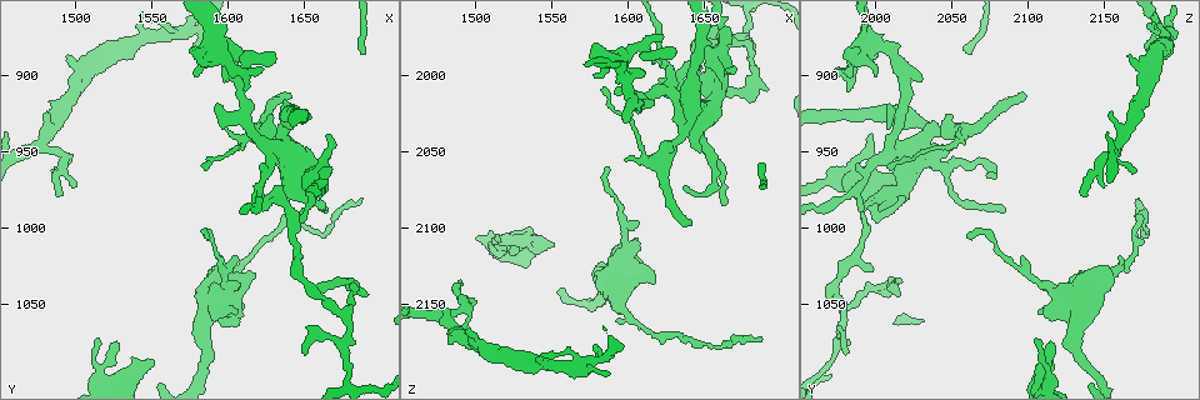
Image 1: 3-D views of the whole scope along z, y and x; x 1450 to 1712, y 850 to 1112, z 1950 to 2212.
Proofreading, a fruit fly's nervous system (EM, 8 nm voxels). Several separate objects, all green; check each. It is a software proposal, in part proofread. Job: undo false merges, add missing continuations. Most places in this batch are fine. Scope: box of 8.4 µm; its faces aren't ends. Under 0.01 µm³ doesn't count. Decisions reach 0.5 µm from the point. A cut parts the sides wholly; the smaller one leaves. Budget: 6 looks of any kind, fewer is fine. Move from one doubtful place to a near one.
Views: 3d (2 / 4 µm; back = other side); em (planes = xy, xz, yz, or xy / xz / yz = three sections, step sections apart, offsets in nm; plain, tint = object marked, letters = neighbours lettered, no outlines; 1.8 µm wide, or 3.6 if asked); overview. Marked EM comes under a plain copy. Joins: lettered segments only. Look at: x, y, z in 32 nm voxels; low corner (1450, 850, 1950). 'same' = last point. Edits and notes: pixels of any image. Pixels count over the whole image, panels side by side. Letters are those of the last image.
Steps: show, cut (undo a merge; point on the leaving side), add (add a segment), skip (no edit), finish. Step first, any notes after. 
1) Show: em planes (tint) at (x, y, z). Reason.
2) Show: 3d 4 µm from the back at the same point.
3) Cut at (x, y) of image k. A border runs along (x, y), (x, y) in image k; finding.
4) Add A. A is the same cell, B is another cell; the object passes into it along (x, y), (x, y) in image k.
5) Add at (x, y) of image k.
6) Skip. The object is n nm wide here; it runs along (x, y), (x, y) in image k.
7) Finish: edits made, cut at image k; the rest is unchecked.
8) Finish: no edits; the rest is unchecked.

Show: 3d 4 µm at (1602, 1028, 2158). Thick turns thin.

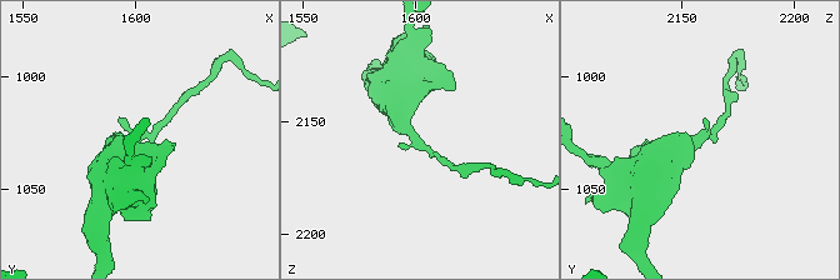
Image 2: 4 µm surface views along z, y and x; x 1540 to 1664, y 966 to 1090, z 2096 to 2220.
Show: em xy step 16 (tint) at (1601, 1027, 2159). Shape alone is not enough.

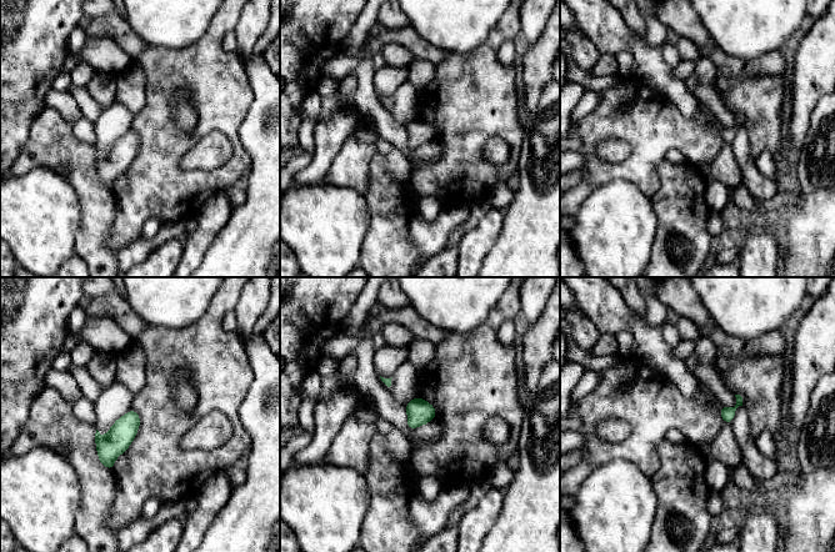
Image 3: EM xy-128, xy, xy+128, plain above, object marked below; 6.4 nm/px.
Show: em xy step 16 (letters) at the same point.

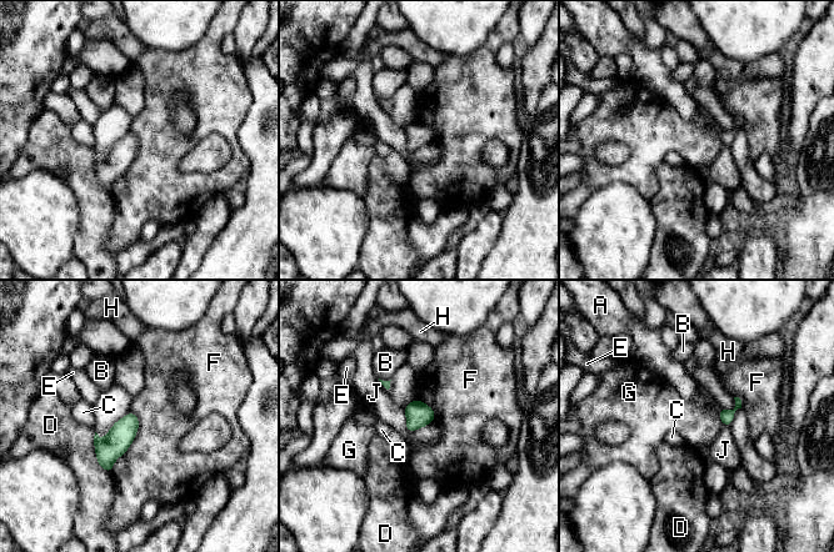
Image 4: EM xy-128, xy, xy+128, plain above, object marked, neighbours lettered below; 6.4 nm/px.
Skip. The longest contact is with D, 300 nm; A, B, C, D, E, F, G, H and J are other cells; a border runs along (403, 410), (409, 432), (433, 420) in image 4; one cell here.

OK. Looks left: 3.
Show: em yz step 16 (letters) at (1550, 1086, 2110). Free end.

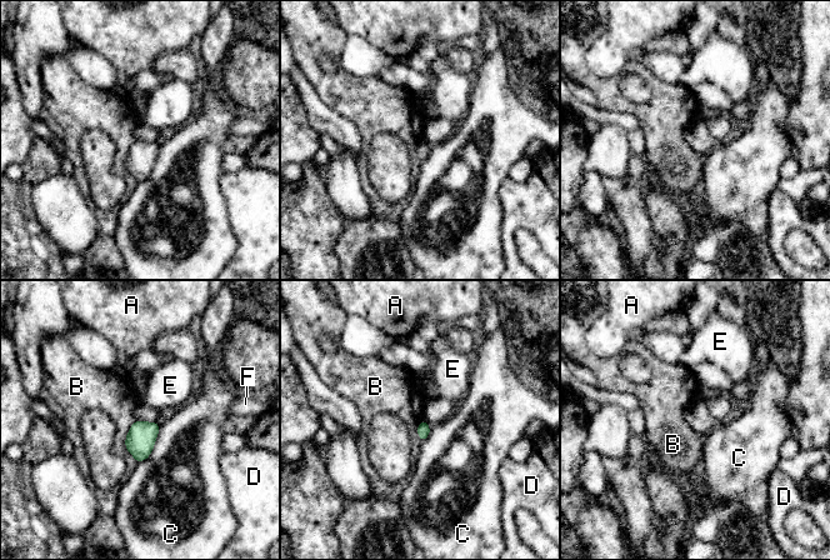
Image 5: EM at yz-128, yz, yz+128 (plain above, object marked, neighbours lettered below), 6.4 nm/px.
Show: em planes (letters) at the same point. Another direction.

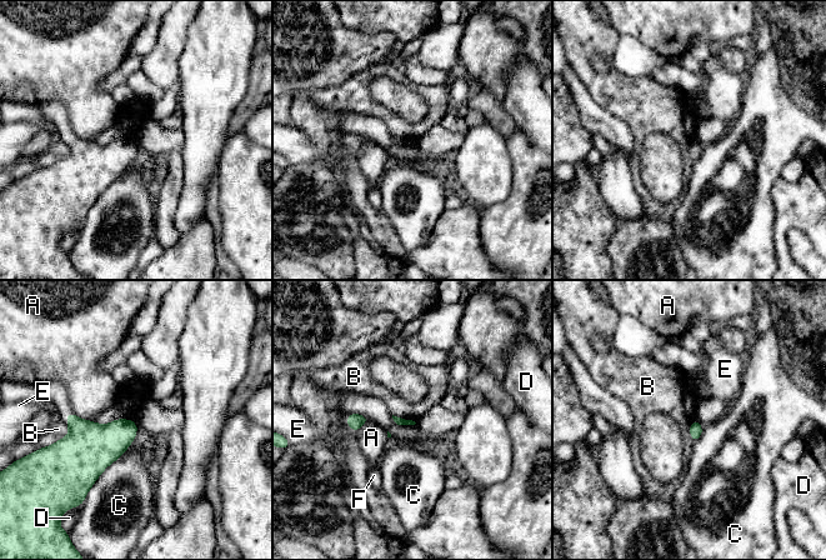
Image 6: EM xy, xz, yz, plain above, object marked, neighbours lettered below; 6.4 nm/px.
Skip. A, B, C, D, E and F are other cells; no lettered segment goes on from it.

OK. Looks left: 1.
Finish: no edits; the rest is unchecked.

